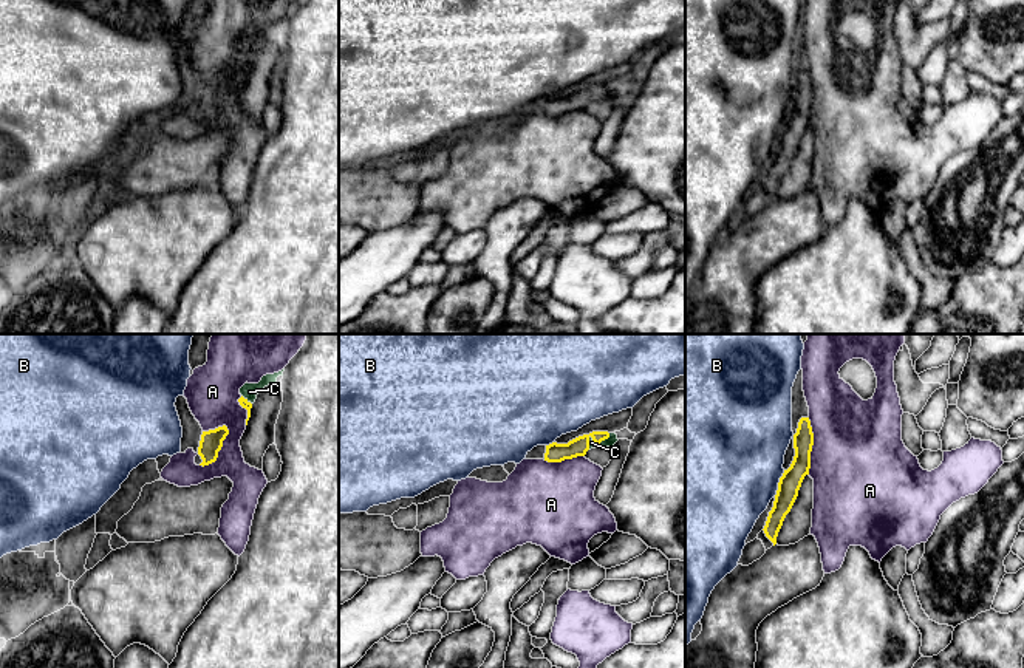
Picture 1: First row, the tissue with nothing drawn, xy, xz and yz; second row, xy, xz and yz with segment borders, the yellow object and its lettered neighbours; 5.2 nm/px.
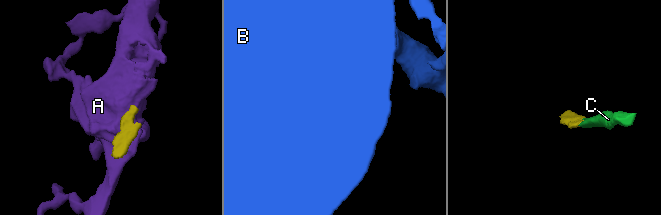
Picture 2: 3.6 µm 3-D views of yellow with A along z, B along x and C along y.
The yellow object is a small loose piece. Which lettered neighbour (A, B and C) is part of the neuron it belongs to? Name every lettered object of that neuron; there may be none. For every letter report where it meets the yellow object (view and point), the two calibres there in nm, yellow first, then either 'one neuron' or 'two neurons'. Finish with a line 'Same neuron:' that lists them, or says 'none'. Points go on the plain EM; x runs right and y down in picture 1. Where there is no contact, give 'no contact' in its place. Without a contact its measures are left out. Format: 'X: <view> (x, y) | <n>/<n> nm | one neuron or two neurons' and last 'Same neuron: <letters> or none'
A: xy (220, 102) | 120/260 nm | two neurons
B: yz (778, 136) | 120/500 nm | two neurons
C: xy (246, 53) | 50/90 nm | one neuron
Same neuron: C

